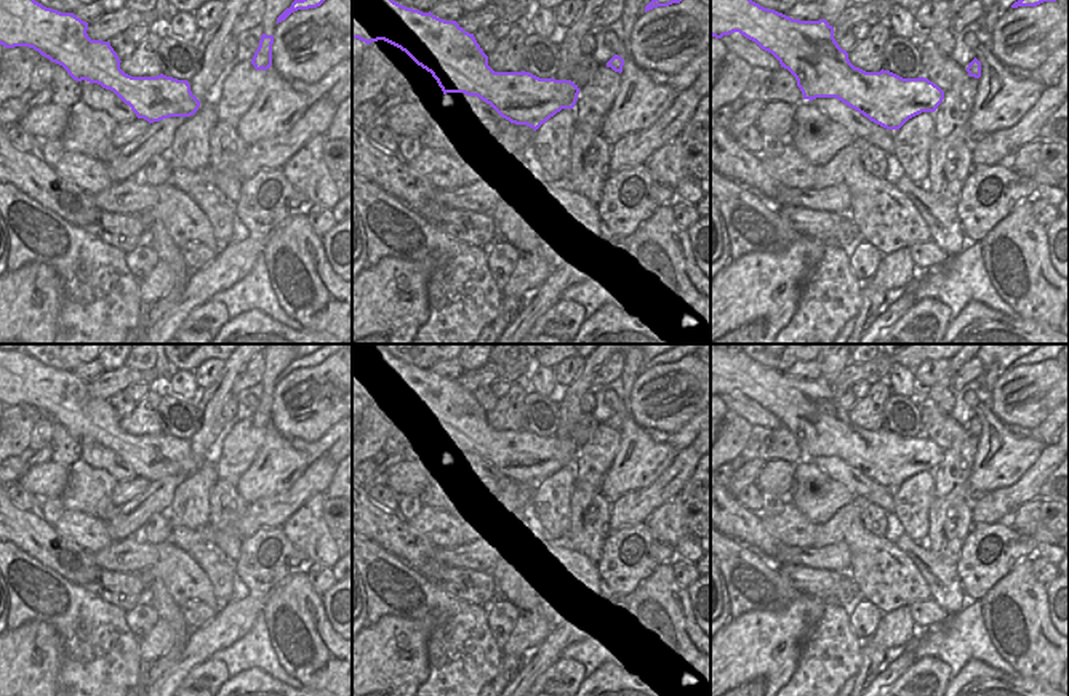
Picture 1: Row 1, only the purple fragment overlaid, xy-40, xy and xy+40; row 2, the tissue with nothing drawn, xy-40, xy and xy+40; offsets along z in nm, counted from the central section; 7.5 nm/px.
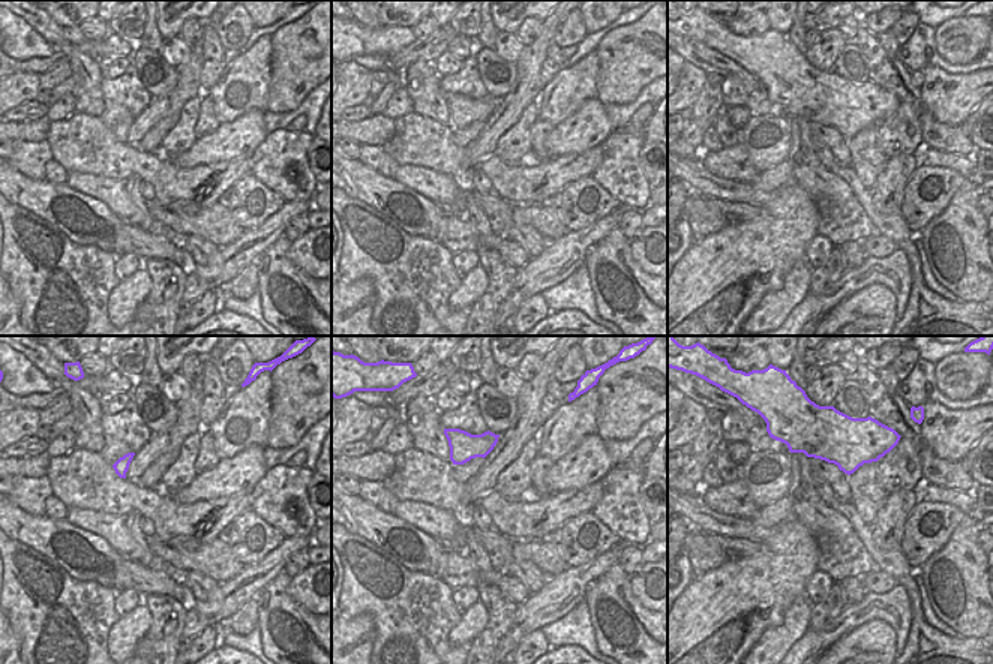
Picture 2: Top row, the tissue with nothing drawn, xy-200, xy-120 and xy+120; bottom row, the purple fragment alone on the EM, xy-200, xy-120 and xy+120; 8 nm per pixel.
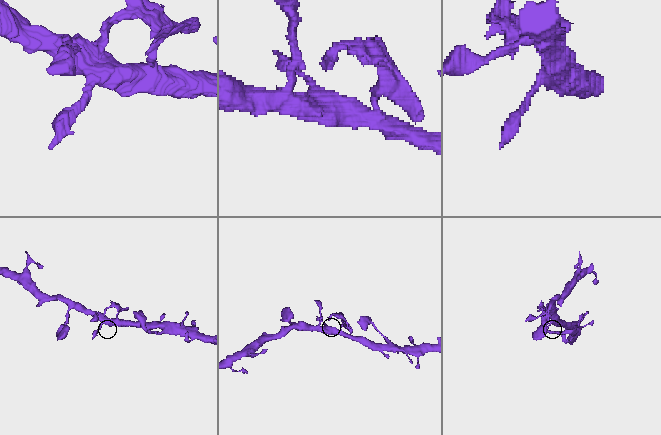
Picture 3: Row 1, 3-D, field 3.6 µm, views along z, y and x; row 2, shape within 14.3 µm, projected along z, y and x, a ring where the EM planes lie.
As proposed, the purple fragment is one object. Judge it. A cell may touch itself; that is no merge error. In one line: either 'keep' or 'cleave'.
cleave

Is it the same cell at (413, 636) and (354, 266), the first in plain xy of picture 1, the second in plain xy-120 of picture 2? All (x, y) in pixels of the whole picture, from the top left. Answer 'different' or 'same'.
different

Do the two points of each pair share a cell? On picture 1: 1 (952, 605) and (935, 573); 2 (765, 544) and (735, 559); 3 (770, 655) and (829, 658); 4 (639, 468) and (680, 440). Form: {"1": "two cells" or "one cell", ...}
{"1": "one cell", "2": "two cells", "3": "two cells", "4": "two cells"}

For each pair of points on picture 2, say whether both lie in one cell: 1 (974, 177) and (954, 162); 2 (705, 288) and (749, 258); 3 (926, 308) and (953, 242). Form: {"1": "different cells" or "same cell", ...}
{"1": "same cell", "2": "same cell", "3": "different cells"}

